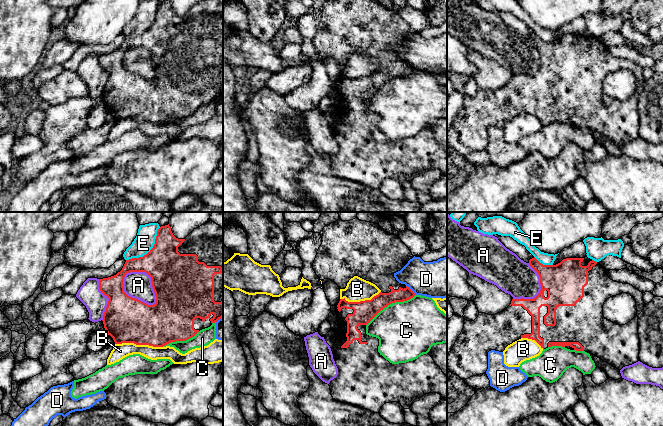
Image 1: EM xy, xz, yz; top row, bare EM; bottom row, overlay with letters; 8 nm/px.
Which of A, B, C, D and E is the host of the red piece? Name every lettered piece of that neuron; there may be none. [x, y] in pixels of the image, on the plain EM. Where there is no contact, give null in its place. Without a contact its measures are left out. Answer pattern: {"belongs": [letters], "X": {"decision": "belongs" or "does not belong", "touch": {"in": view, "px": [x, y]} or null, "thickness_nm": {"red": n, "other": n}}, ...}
{"belongs": [], "A": {"decision": "does not belong", "touch": {"in": "xy", "px": [129, 72]}, "thickness_nm": {"red": 360, "other": 220}}, "B": {"decision": "does not belong", "touch": {"in": "xy", "px": [139, 120]}, "thickness_nm": {"red": 360, "other": 120}}, "C": {"decision": "does not belong", "touch": {"in": "xz", "px": [390, 79]}, "thickness_nm": {"red": 180, "other": 460}}, "D": {"decision": "does not belong", "touch": {"in": "xz", "px": [410, 65]}, "thickness_nm": {"red": 120, "other": 300}}, "E": {"decision": "does not belong", "touch": {"in": "xy", "px": [150, 26]}, "thickness_nm": {"red": 340, "other": 160}}}

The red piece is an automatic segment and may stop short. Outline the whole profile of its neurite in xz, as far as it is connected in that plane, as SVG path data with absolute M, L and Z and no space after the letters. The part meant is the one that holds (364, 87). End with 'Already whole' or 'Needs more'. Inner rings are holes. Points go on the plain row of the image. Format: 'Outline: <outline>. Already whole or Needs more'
Outline: M329 0L320 11L322 20L313 39L320 56L330 55L340 65L345 65L349 56L358 52L381 66L371 76L348 78L345 74L340 75L336 83L338 104L333 107L337 116L331 127L338 151L329 159L333 175L379 189L382 182L390 178L399 177L404 185L409 185L416 174L429 169L447 174L447 152L429 130L406 139L392 140L378 128L379 115L366 110L366 101L381 86L416 71L394 53L414 33L409 24L398 12L382 6L379 0Z. Needs more

